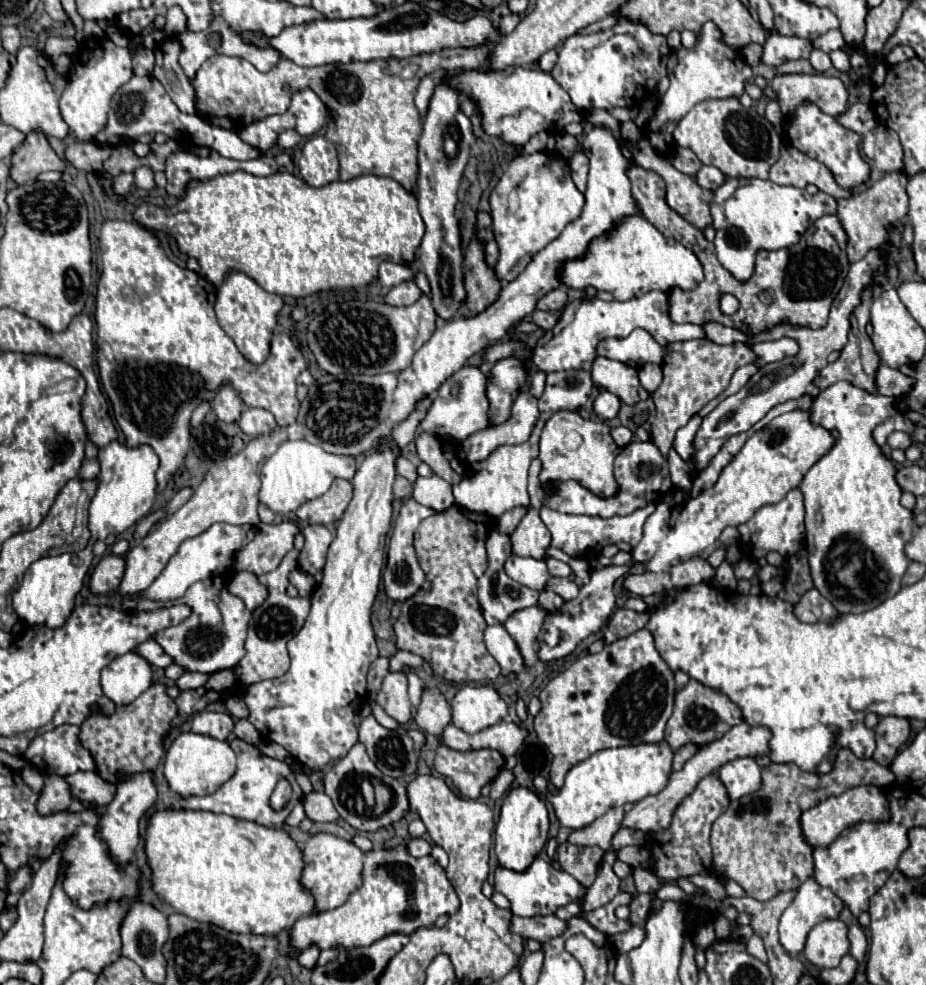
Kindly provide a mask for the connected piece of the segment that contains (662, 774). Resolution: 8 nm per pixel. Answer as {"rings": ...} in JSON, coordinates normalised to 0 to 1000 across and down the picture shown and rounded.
{"rings":[[[719,752],[708,756],[652,760],[637,766],[635,771],[620,777],[611,787],[609,799],[603,805],[594,807],[594,815],[603,834],[613,842],[631,842],[661,819],[687,815],[698,807],[708,807],[721,795],[726,769],[728,764]]]}

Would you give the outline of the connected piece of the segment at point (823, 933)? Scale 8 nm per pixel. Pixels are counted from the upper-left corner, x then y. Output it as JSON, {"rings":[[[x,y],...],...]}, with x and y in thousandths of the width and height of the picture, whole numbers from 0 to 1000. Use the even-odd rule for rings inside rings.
{"rings":[[[892,933],[875,947],[868,961],[868,972],[881,982],[905,982],[907,974],[918,968],[916,941],[907,933]]]}

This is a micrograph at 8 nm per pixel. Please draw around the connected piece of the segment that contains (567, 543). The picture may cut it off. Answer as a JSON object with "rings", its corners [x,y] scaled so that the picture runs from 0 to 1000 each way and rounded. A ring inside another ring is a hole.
{"rings":[[[585,513],[583,517],[583,525],[587,529],[587,533],[594,537],[596,543],[596,555],[607,557],[609,561],[613,561],[616,565],[626,565],[633,570],[639,570],[641,563],[648,561],[650,555],[661,553],[661,551],[670,551],[676,549],[683,555],[691,551],[693,547],[693,535],[700,523],[706,521],[706,513],[698,513],[689,519],[685,519],[683,523],[663,523],[659,527],[650,527],[650,525],[633,525],[633,523],[613,523],[613,521],[605,521],[605,519],[596,519],[592,515]]]}

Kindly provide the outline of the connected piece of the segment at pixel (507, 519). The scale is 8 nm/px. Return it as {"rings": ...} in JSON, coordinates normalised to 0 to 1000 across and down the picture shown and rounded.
{"rings":[[[557,515],[549,521],[544,521],[542,525],[538,525],[538,533],[536,539],[544,541],[544,543],[553,543],[553,539],[559,535],[559,531],[564,529],[564,525],[568,523],[568,515]]]}

